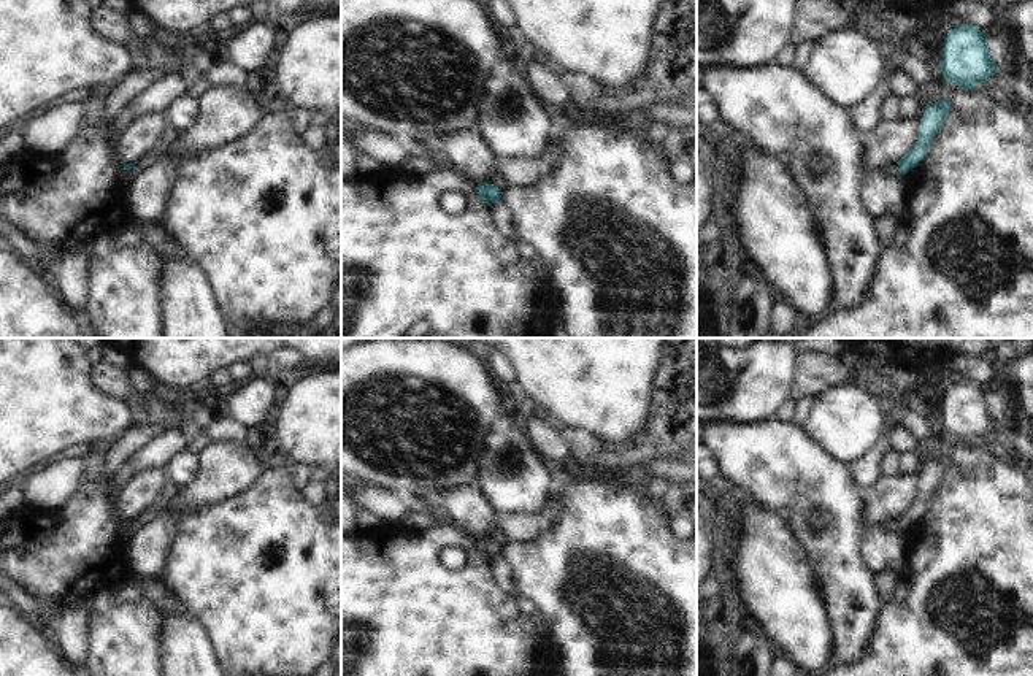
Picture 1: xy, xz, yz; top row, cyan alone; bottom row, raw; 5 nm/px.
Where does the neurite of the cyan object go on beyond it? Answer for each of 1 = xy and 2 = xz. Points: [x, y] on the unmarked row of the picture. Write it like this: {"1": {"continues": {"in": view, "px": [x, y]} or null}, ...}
{"1": {"continues": null}, "2": {"continues": null}}

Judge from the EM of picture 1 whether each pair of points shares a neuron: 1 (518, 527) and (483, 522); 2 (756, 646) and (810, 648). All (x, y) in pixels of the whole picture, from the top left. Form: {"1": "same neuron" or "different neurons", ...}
{"1": "different neurons", "2": "different neurons"}

